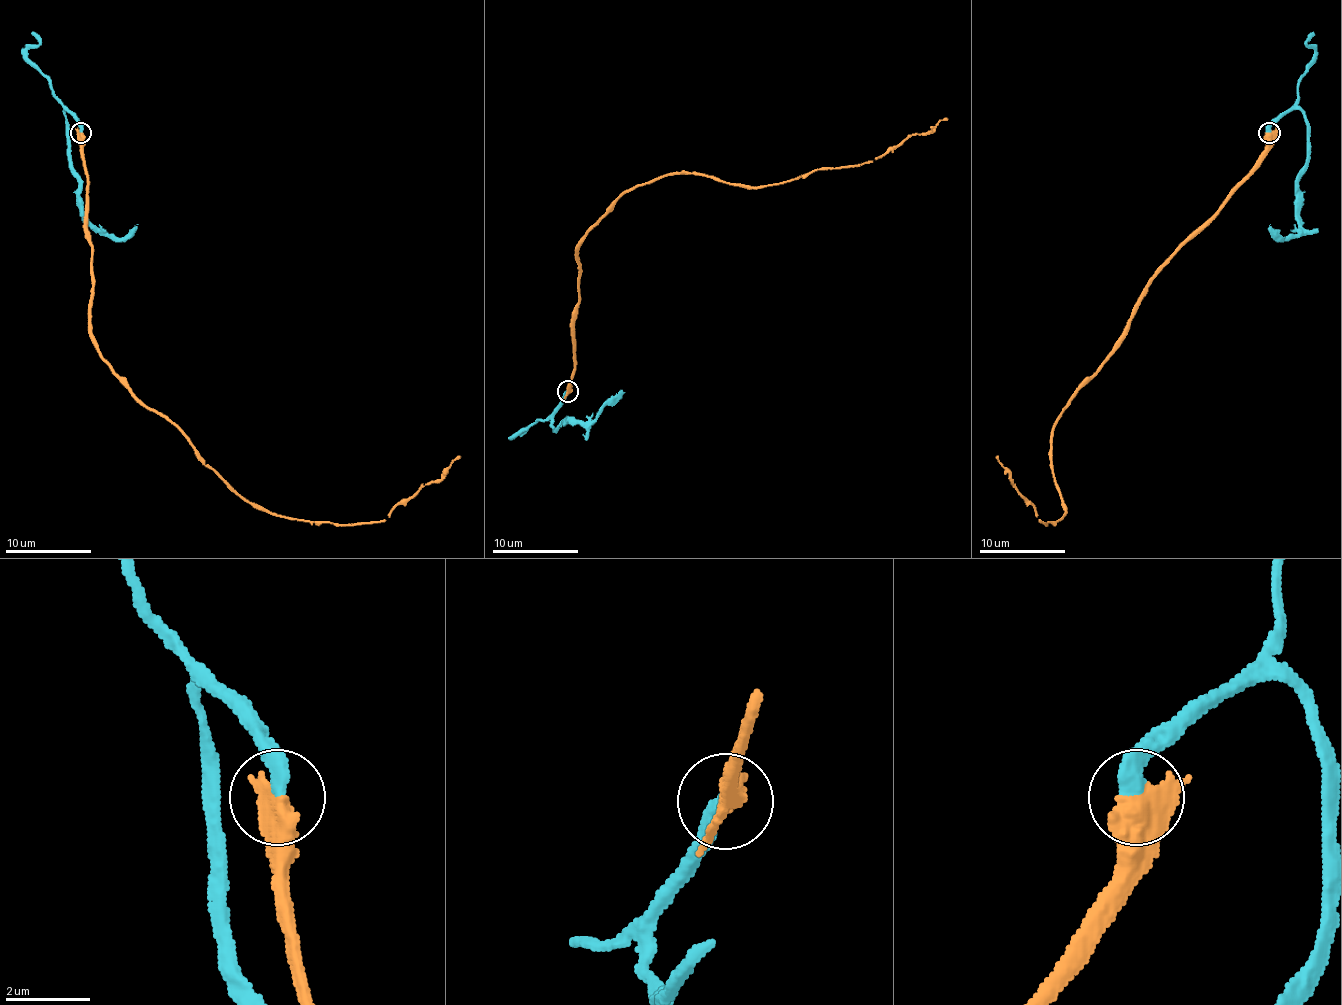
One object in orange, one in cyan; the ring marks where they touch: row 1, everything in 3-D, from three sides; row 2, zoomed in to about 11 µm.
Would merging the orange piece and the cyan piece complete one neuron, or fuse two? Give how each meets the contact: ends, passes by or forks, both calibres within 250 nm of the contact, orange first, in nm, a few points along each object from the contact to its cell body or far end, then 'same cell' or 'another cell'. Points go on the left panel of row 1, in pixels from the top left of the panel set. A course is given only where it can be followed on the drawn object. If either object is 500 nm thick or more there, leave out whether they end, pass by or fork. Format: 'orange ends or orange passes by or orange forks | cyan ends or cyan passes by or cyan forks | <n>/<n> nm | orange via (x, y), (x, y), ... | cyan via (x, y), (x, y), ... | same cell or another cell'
orange passes by | cyan ends | 440/400 nm | orange via (80, 132), (91, 337), (110, 371), (158, 410), (244, 498), (308, 522), (381, 522), (461, 457) | cyan via (80, 132), (67, 108), (69, 169), (78, 182), (80, 212), (119, 238), (138, 225) | same cell

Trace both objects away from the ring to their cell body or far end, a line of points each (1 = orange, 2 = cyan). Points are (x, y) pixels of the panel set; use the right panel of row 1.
1: (1270, 132), (1261, 164), (1151, 281), (1125, 337), (1063, 408), (1052, 474), (1065, 513), (1041, 522), (996, 457)
2: (1270, 132), (1274, 124), (1293, 108), (1304, 115), (1306, 169), (1297, 182), (1300, 229), (1282, 238), (1270, 225)

